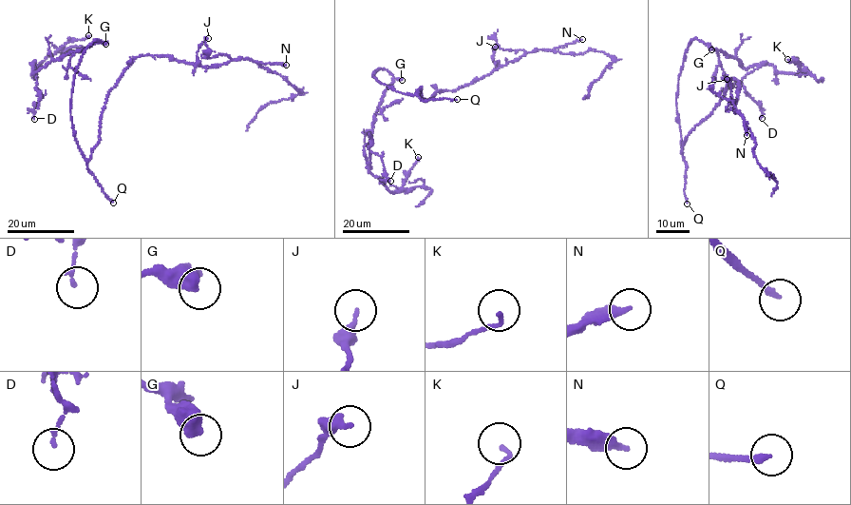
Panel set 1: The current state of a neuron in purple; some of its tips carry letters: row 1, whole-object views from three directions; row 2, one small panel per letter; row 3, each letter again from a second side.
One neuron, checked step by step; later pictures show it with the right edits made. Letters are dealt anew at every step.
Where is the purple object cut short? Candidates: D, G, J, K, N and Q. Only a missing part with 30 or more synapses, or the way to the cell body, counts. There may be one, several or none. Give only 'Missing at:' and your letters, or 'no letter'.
Missing at: Q

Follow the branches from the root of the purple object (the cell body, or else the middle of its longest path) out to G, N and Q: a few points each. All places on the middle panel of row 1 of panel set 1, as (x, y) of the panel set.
G: (417, 90), (412, 94), (396, 90), (372, 74), (379, 68), (386, 69), (402, 80)
N: (417, 90), (420, 87), (426, 101), (528, 52), (582, 39)
Q: (417, 90), (418, 96), (424, 101), (457, 99)

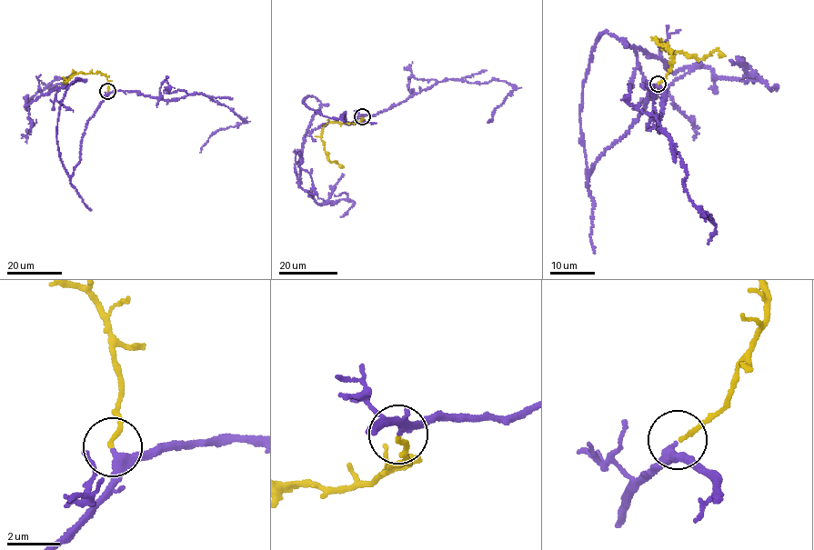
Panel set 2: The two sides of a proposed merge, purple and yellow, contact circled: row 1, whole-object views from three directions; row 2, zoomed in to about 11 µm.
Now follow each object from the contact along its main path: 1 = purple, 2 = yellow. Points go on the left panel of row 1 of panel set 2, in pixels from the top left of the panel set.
1: (107, 92), (69, 175), (57, 123), (65, 89), (81, 79), (25, 104), (47, 87), (66, 85), (48, 90)
2: (107, 92), (107, 78), (101, 73), (80, 73), (64, 82), (75, 72)

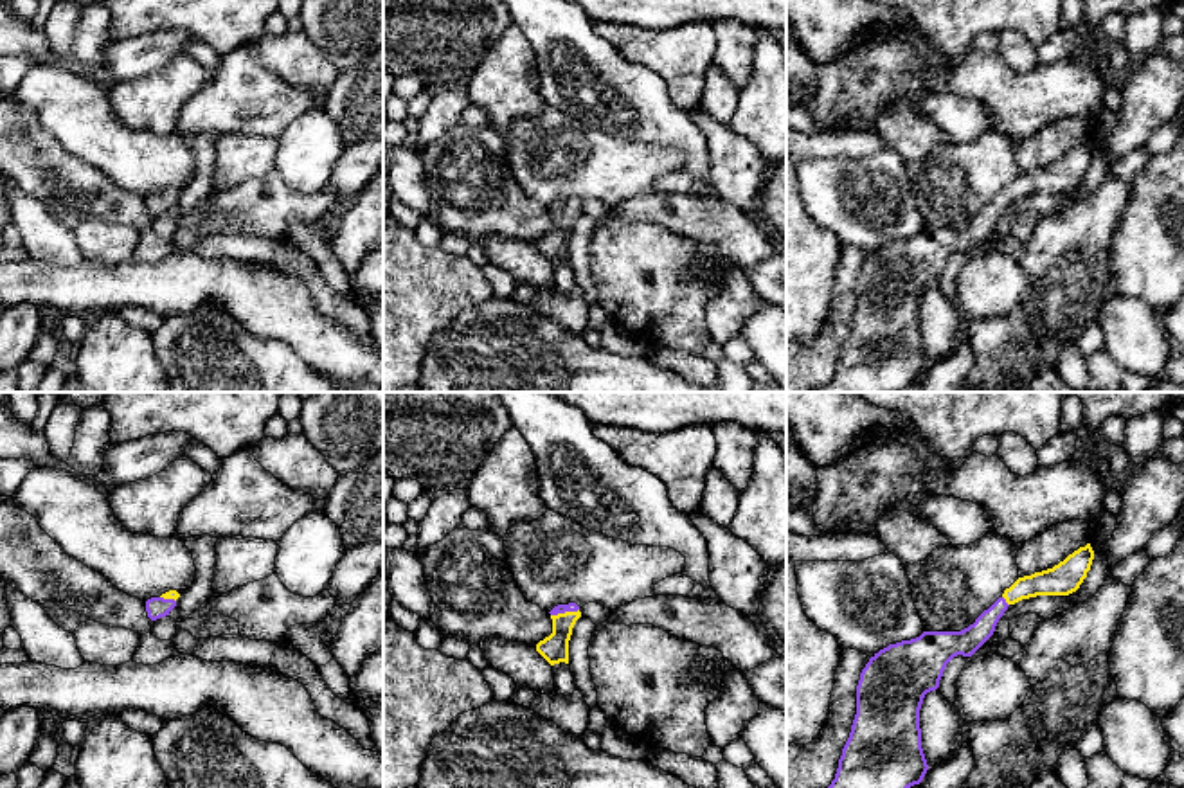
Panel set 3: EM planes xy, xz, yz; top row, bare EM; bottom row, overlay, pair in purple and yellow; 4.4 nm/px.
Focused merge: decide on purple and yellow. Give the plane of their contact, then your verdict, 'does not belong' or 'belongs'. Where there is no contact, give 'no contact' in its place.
meets purple in xz; belongs

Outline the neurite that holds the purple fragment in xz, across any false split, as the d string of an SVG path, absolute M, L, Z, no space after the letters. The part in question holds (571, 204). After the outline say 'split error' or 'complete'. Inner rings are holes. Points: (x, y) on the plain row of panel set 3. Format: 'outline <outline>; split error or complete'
outline M576 200L558 201L551 209L552 230L536 241L536 248L551 261L569 261L569 237L576 218L581 214Z; split error

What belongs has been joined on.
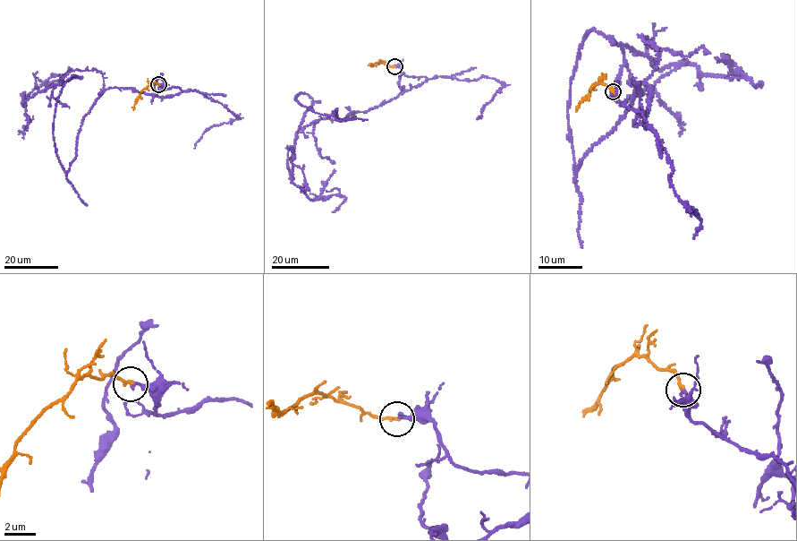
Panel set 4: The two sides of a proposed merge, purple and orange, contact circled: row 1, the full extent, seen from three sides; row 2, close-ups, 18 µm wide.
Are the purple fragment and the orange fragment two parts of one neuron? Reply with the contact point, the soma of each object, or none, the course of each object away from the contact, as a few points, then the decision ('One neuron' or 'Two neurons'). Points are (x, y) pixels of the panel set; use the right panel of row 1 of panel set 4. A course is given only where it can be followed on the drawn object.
Place: (613, 91). Soma of purple: none. Soma of orange: none. Course of purple: (612, 92), (646, 126), (643, 81), (575, 178), (570, 85), (588, 32), (658, 69), (688, 64), (759, 84). Course of orange: (613, 92), (598, 81), (575, 110). One neuron

